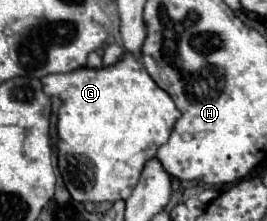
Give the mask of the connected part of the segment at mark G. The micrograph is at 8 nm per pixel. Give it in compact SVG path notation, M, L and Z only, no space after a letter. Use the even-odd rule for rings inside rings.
M132 56L124 58L108 68L78 68L66 74L48 74L42 78L44 88L62 90L62 106L58 110L58 168L64 176L66 188L76 202L116 202L126 200L138 184L142 166L156 156L156 150L168 140L174 122L180 118L180 110L172 98L156 86L146 68Z

